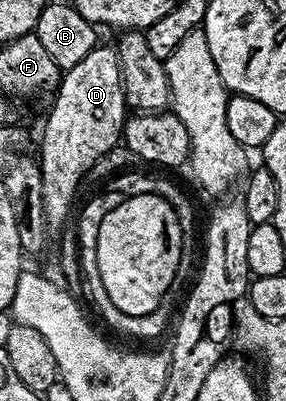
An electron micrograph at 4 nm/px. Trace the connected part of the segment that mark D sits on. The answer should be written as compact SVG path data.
M112 45L94 46L75 68L62 73L51 101L53 107L45 118L45 131L41 134L39 165L43 180L43 212L49 226L56 228L64 224L73 206L77 185L84 180L85 173L122 141L127 107L116 49Z

